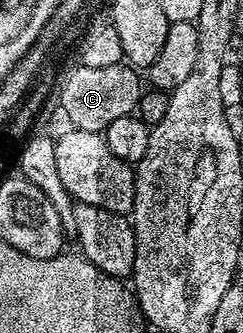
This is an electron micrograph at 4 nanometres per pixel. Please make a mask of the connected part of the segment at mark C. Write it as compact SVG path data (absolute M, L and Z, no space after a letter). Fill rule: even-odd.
M119 64L108 68L88 68L75 65L70 75L63 77L60 89L56 94L56 102L62 105L66 118L75 130L88 132L104 132L112 120L120 120L120 116L134 114L138 109L138 101L144 93L144 82L138 79L139 71L129 64Z

